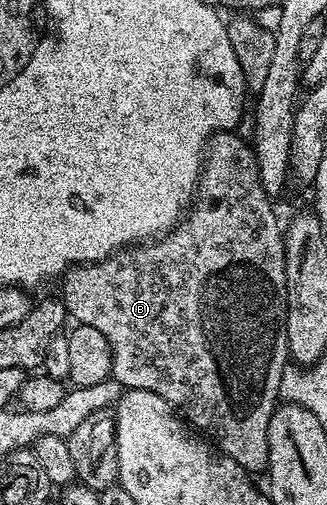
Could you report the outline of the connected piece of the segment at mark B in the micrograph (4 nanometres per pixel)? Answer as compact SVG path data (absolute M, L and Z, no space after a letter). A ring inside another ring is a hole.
M228 131L216 133L211 138L205 150L203 167L199 174L197 200L186 210L185 216L174 229L158 239L118 249L103 261L71 266L61 277L61 282L63 281L61 300L68 314L78 324L93 327L101 331L101 335L105 335L111 352L111 377L118 385L123 386L124 390L140 389L153 391L153 395L161 395L161 399L168 401L204 438L210 439L220 453L233 458L248 473L258 475L258 473L262 474L267 467L269 455L267 428L269 419L280 400L281 375L289 363L285 335L287 318L287 276L283 246L285 237L281 232L281 221L279 225L278 219L275 218L275 209L271 206L274 205L272 198L268 197L259 178L255 150L248 142L246 145L237 134L238 132Z

